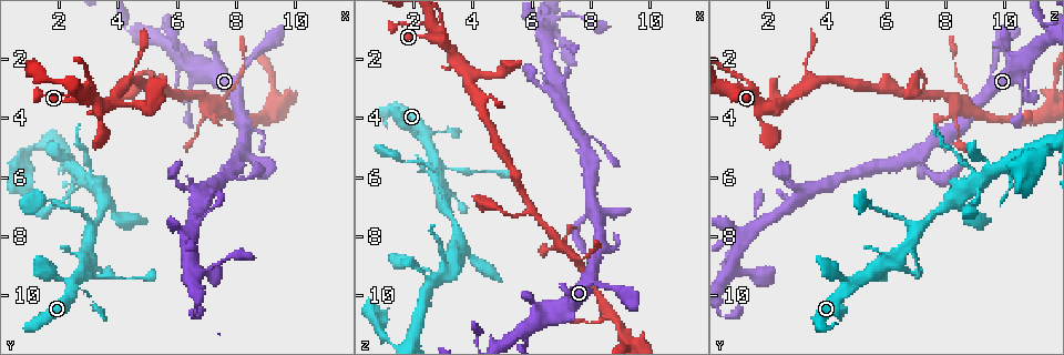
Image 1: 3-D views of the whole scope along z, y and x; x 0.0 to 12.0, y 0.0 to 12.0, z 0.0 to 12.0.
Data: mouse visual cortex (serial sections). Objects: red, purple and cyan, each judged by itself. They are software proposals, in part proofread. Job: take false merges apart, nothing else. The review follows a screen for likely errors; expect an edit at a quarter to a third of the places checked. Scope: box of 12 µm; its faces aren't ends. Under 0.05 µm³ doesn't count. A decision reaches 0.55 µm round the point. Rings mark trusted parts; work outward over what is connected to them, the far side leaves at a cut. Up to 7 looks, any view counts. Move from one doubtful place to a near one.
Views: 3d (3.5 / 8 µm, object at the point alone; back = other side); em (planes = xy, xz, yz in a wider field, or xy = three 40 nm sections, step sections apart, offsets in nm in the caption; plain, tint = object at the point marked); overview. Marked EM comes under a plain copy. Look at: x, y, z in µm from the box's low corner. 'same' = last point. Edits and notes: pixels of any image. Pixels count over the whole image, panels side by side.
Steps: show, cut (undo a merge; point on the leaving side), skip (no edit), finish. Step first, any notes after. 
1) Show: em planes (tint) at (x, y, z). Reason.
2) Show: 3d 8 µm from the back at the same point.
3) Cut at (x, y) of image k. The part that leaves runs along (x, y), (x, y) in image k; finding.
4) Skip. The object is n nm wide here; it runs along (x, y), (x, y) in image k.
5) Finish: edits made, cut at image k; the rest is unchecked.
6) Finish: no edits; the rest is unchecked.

Show: 3d 3.5 µm at (5.9, 3.2, 7.1). Branch point.

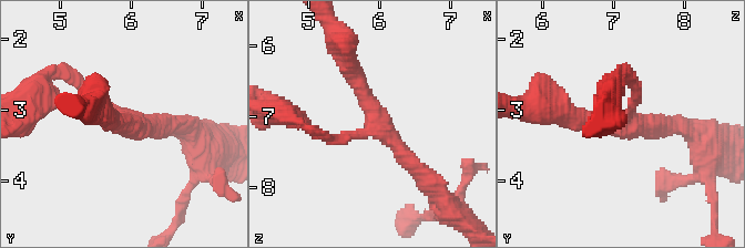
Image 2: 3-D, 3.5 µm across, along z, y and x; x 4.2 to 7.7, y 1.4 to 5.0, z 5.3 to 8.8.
Show: em xy step 5 (tint) at (6.00, 3.20, 7.05). 3 arms meet here; the arms are 150, 250, 300 nm wide; shape alone is not enough.

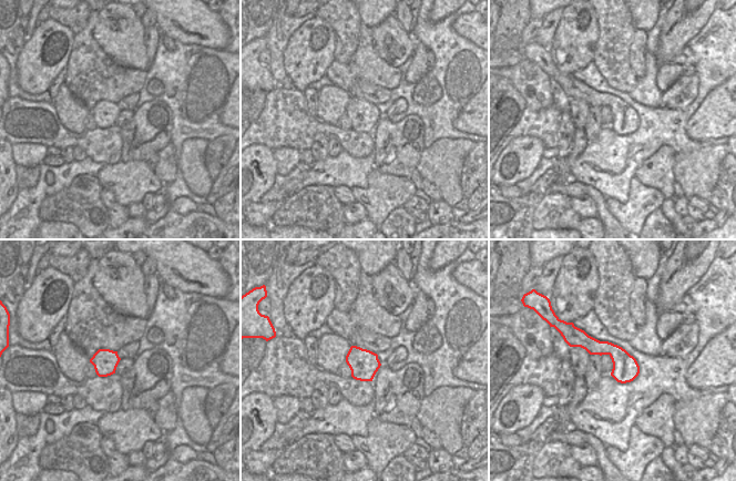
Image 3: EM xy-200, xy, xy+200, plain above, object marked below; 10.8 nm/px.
Skip. The object is 320 nm wide here; it runs along (579, 336), (610, 348), (635, 372) in image 3; continuous, no second cell.

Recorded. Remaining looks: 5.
Show: 3d 8 µm at (3.0, 2.8, 1.0). Thick turns thin.

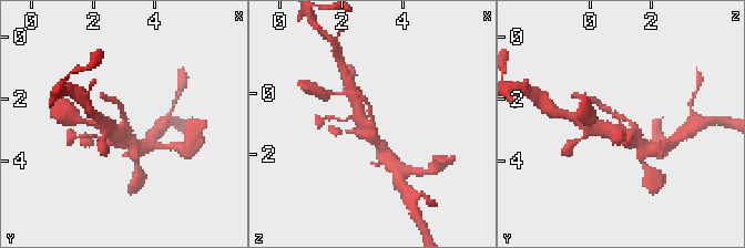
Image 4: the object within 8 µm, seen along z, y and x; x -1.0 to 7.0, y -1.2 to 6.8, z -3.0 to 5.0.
Show: em xy step 2 (tint) at (2.9, 2.8, 1.0). The arms are 150, 300 nm wide; need the tissue.

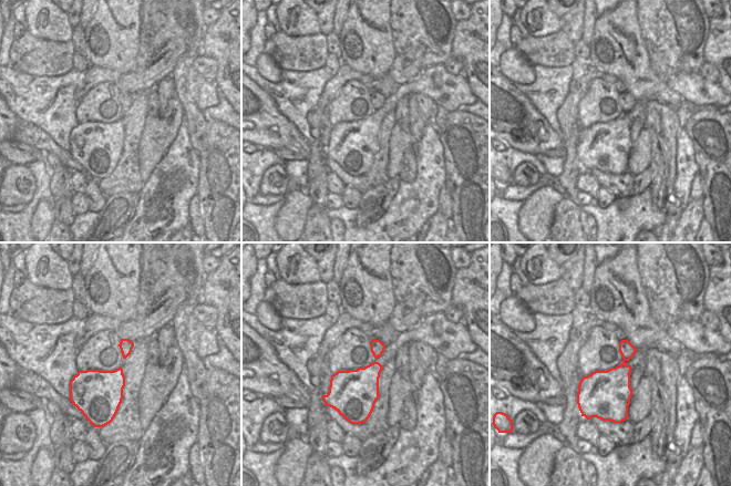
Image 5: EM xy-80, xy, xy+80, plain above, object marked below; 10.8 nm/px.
Cut at (606, 109) of image 4. The part that leaves runs along (620, 120), (596, 100), (591, 100) in image 4; two cells meet here.

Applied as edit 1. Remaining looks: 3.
Finish: edits made, cut at image 4; the rest is unchecked.

